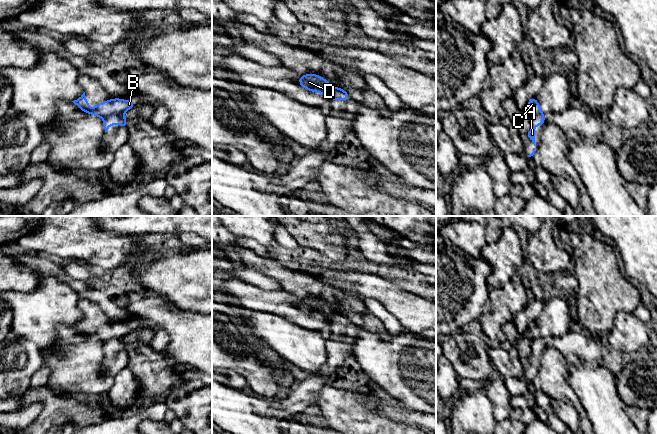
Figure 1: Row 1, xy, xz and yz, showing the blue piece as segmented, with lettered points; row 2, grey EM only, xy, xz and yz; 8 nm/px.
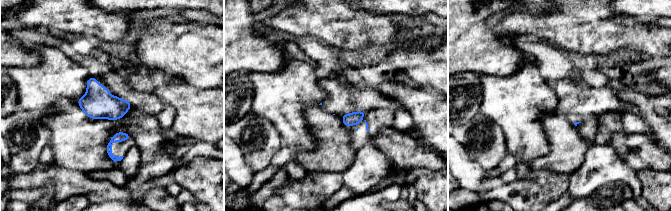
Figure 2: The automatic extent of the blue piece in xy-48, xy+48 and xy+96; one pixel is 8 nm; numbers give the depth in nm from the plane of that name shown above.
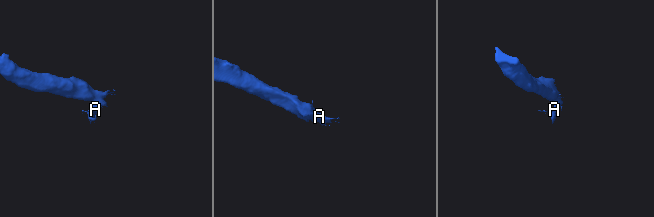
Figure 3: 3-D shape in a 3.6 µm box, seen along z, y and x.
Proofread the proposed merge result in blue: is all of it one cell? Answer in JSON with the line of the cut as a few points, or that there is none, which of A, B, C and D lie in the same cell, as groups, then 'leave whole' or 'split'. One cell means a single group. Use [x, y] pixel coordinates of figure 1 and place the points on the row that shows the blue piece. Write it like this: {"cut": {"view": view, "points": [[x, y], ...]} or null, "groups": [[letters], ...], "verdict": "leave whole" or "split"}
{"cut": {"view": "xy", "points": [[122, 113], [111, 113], [103, 118]]}, "groups": [["A"], ["B", "C", "D"]], "verdict": "split"}

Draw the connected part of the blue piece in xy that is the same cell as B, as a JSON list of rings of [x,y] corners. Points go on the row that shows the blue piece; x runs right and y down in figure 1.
[[[85,92],[72,102],[77,105],[84,113],[93,116],[99,116],[103,119],[114,113],[123,114],[124,112],[136,106],[132,100],[114,98],[108,101],[100,102],[92,110],[90,110],[89,102],[86,99]]]

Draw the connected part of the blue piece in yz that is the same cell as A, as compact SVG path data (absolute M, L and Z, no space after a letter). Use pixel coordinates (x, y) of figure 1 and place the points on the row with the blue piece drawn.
M538 114L532 116L531 119L531 130L525 134L525 137L530 139L534 146L535 146L535 128L539 125L542 124L544 126L546 122L546 119L544 118L544 114Z

